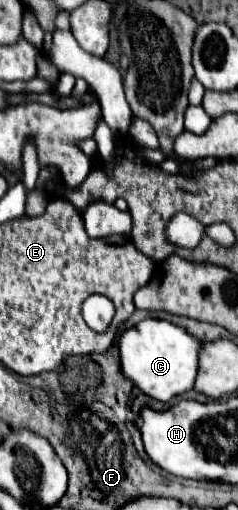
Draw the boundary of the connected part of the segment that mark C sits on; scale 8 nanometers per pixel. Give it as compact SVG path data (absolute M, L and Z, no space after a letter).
M142 320L130 330L124 330L118 336L120 350L120 370L126 380L132 382L142 394L168 402L178 394L192 390L194 378L198 374L198 350L202 342L198 342L188 330L174 326L166 320Z

